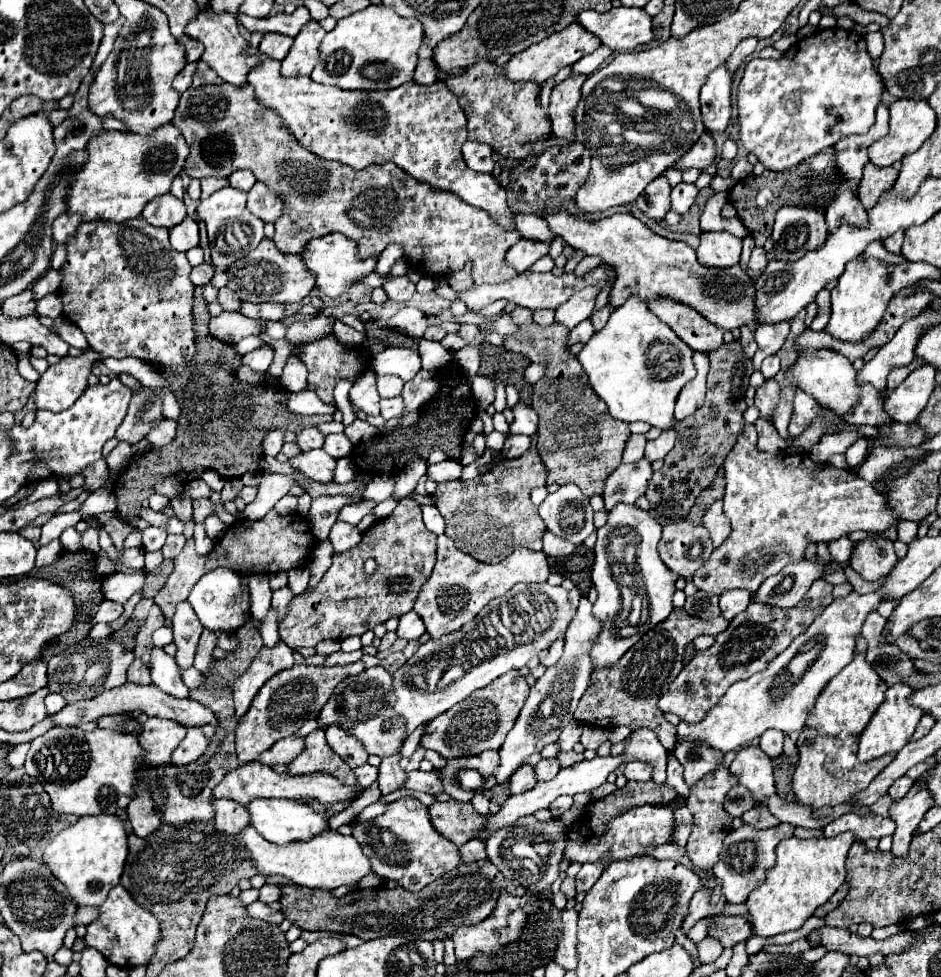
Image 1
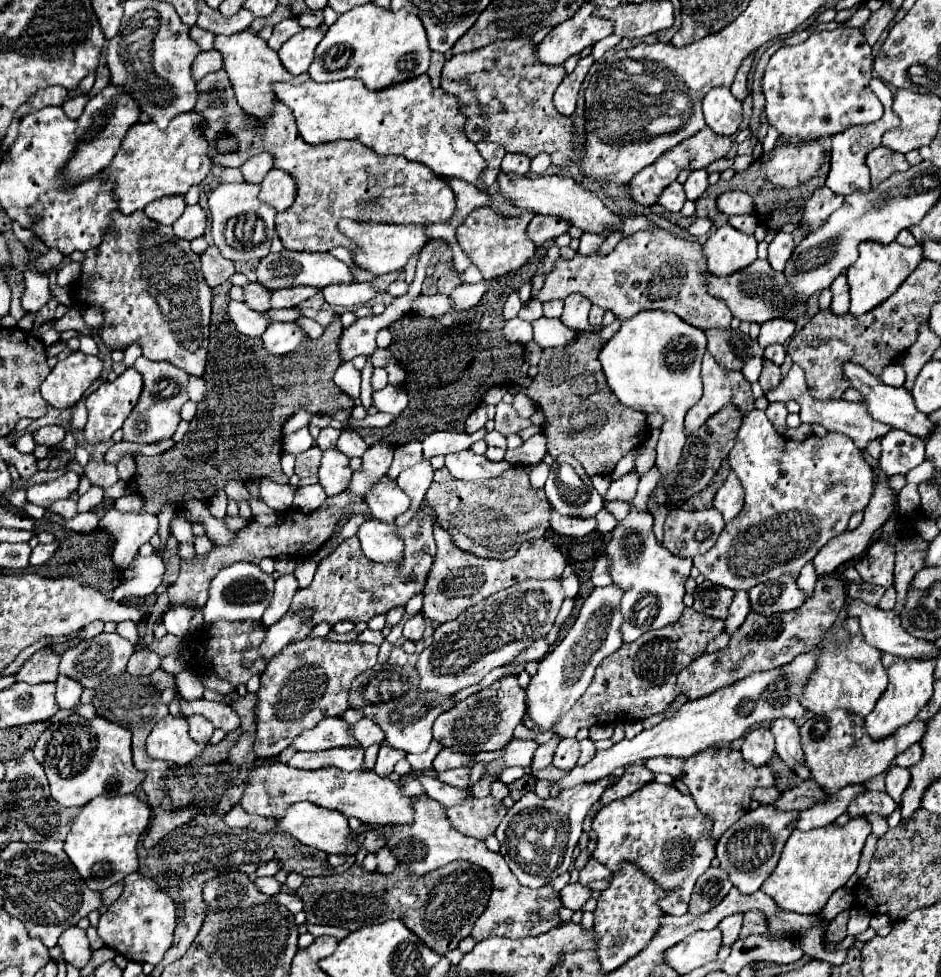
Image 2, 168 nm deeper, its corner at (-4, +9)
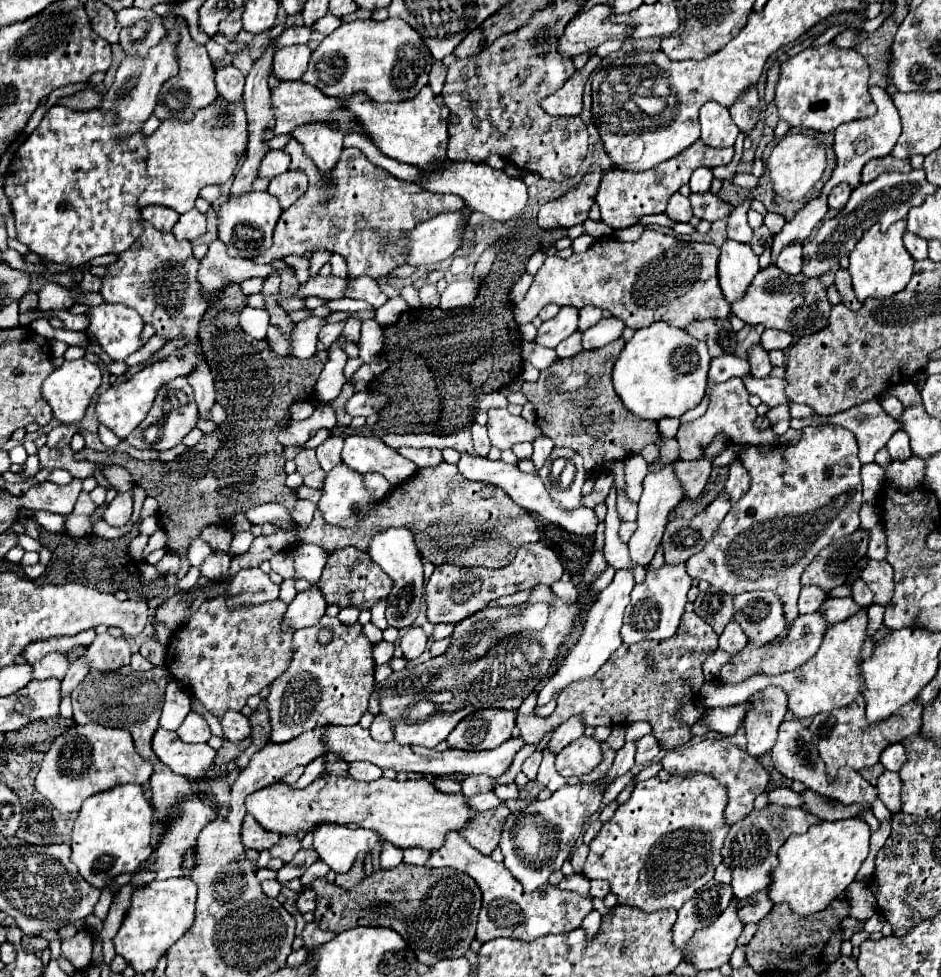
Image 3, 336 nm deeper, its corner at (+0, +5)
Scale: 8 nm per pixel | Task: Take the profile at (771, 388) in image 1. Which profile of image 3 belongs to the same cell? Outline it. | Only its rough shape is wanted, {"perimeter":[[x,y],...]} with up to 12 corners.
{"perimeter":[[760,344],[748,348],[752,376],[766,378],[772,370]]}

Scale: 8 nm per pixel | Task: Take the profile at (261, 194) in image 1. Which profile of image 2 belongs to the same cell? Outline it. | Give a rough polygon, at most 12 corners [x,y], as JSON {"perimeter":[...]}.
{"perimeter":[[270,170],[260,184],[260,200],[286,210],[296,182],[284,170]]}

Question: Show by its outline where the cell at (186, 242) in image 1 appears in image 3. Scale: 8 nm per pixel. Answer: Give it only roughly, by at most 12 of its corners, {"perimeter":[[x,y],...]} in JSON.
{"perimeter":[[192,208],[172,228],[178,240],[206,232],[206,214]]}

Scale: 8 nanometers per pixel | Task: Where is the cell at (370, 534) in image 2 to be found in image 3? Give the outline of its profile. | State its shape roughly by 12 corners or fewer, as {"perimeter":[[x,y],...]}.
{"perimeter":[[388,528],[368,556],[394,580],[386,620],[410,628],[424,566],[408,528]]}

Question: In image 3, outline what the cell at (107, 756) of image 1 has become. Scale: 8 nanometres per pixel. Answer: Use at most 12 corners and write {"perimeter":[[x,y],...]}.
{"perimeter":[[86,724],[50,744],[36,790],[60,812],[152,764],[128,730]]}

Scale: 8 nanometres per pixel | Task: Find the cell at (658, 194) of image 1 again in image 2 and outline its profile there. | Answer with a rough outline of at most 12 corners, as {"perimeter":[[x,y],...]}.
{"perimeter":[[672,182],[658,196],[658,204],[680,212],[686,202],[682,184]]}

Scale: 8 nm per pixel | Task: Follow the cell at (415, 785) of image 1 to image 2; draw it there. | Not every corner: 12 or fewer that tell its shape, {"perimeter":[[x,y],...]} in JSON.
{"perimeter":[[466,768],[436,772],[436,780],[468,788],[470,772]]}

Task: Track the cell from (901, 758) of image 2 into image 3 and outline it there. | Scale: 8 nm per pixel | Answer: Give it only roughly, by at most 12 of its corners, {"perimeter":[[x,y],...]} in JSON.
{"perimeter":[[902,742],[890,744],[880,754],[886,770],[898,772],[906,762]]}

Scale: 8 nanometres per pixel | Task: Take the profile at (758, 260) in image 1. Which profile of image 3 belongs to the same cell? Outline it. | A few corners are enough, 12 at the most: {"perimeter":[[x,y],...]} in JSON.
{"perimeter":[[790,244],[776,266],[786,274],[802,272],[802,246]]}

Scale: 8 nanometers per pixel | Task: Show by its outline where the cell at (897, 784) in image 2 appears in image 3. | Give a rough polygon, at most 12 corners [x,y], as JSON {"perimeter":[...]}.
{"perimeter":[[884,770],[876,784],[878,798],[892,814],[900,812],[902,780]]}

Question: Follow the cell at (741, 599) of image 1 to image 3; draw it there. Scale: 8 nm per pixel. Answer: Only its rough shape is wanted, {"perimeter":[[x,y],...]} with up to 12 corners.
{"perimeter":[[736,620],[724,628],[720,650],[730,656],[740,652],[748,638]]}

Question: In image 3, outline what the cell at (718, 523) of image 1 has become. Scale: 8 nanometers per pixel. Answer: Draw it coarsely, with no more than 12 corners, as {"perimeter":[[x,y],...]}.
{"perimeter":[[740,460],[730,464],[724,492],[738,502],[750,488],[750,476]]}

